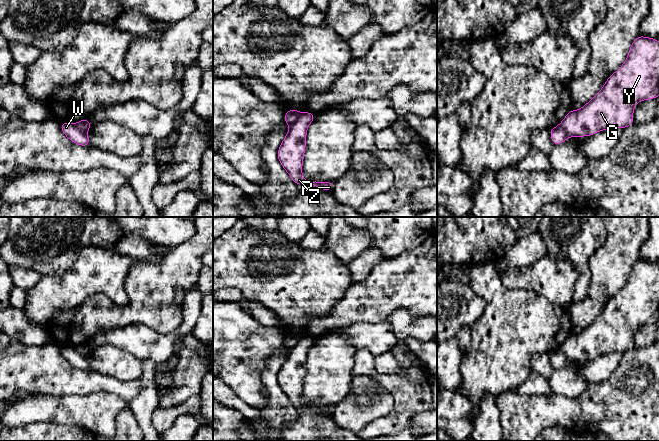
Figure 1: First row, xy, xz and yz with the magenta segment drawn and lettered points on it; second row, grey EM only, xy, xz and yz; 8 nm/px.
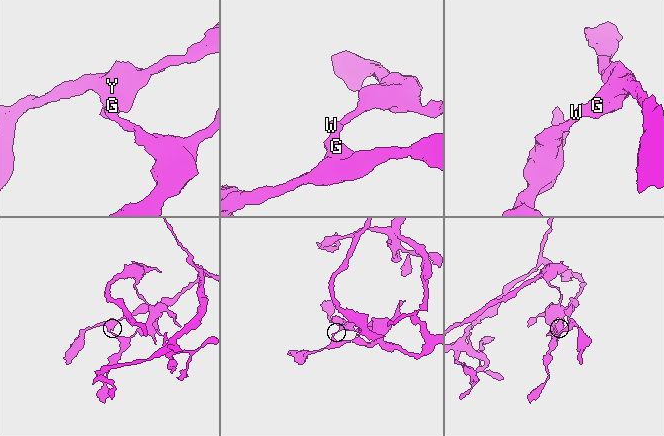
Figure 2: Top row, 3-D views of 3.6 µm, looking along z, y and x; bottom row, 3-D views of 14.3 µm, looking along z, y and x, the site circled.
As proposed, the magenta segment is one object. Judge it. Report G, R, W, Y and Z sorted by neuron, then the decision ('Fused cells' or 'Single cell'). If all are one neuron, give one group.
Groups: G R Y Z / W. Fused cells

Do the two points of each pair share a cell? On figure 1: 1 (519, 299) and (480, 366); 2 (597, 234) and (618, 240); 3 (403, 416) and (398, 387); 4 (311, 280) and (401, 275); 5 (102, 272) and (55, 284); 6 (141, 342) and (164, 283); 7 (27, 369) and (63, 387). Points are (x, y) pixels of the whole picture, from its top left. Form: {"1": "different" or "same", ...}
{"1": "same", "2": "different", "3": "same", "4": "different", "5": "same", "6": "different", "7": "same"}

